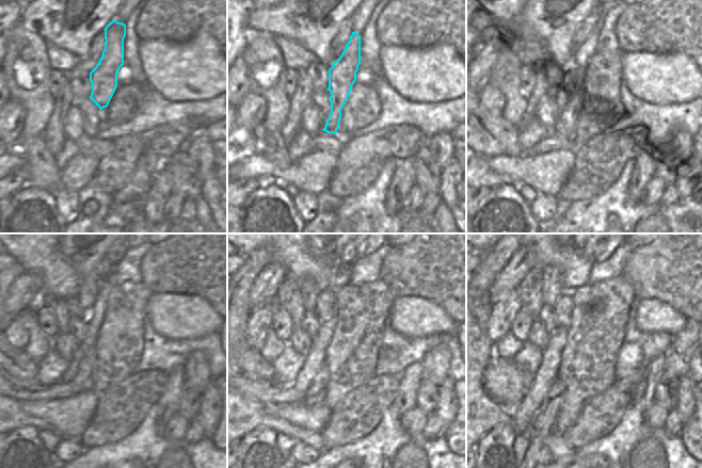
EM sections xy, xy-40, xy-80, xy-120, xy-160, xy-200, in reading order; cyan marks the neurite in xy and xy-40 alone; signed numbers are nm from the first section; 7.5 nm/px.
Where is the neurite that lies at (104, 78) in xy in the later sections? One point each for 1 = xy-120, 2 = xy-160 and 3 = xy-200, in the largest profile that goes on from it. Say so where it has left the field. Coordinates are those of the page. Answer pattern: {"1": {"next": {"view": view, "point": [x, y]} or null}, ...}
{"1": {"next": {"view": "xy-120", "point": [84, 378]}}, "2": {"next": {"view": "xy-160", "point": [315, 394]}}, "3": {"next": {"view": "xy-200", "point": [544, 422]}}}

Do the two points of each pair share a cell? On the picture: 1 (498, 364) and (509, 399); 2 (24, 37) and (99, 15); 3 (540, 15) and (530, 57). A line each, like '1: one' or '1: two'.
1: one
2: two
3: two

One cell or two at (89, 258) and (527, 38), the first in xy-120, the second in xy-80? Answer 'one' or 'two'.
two

